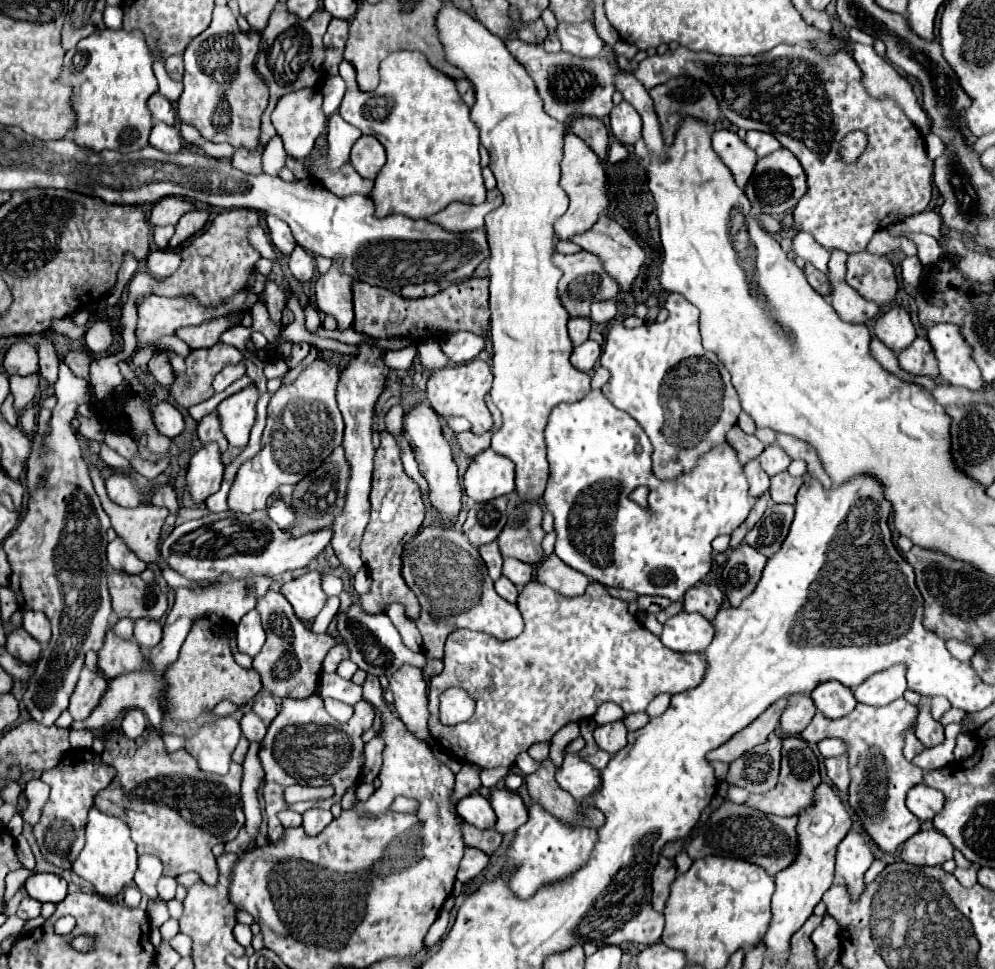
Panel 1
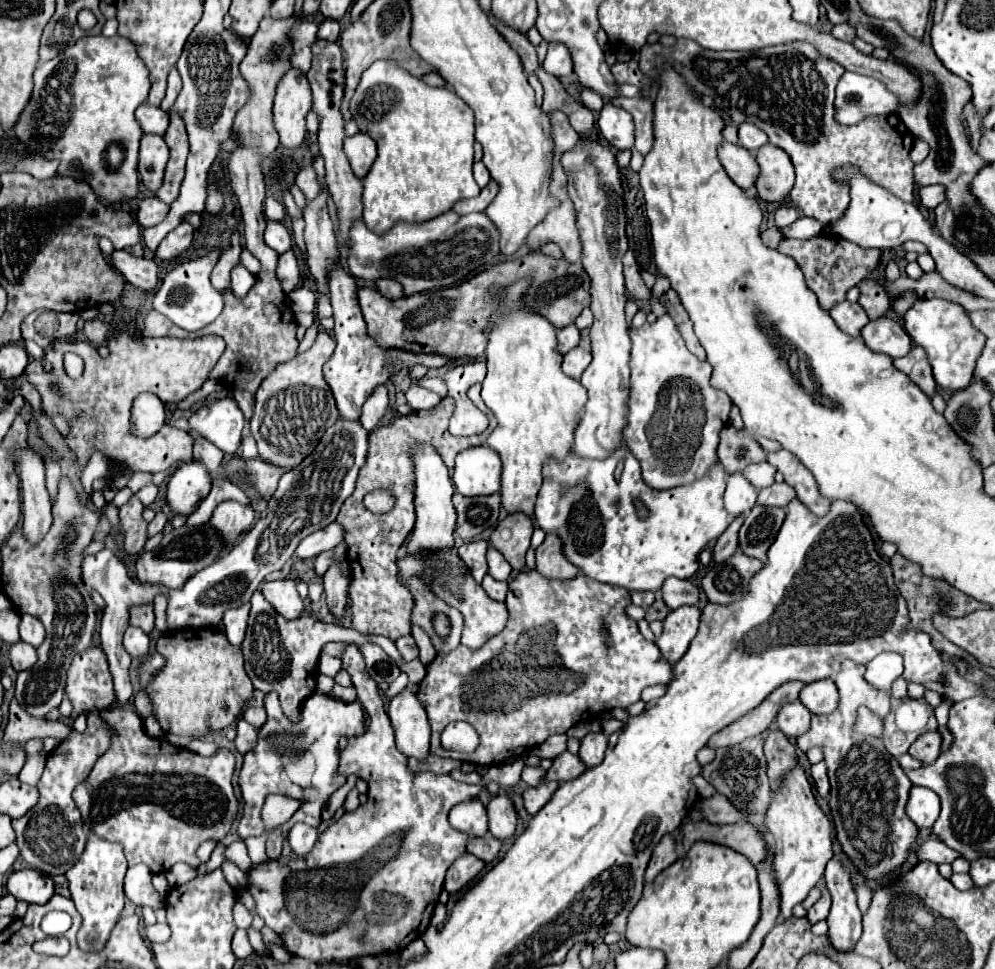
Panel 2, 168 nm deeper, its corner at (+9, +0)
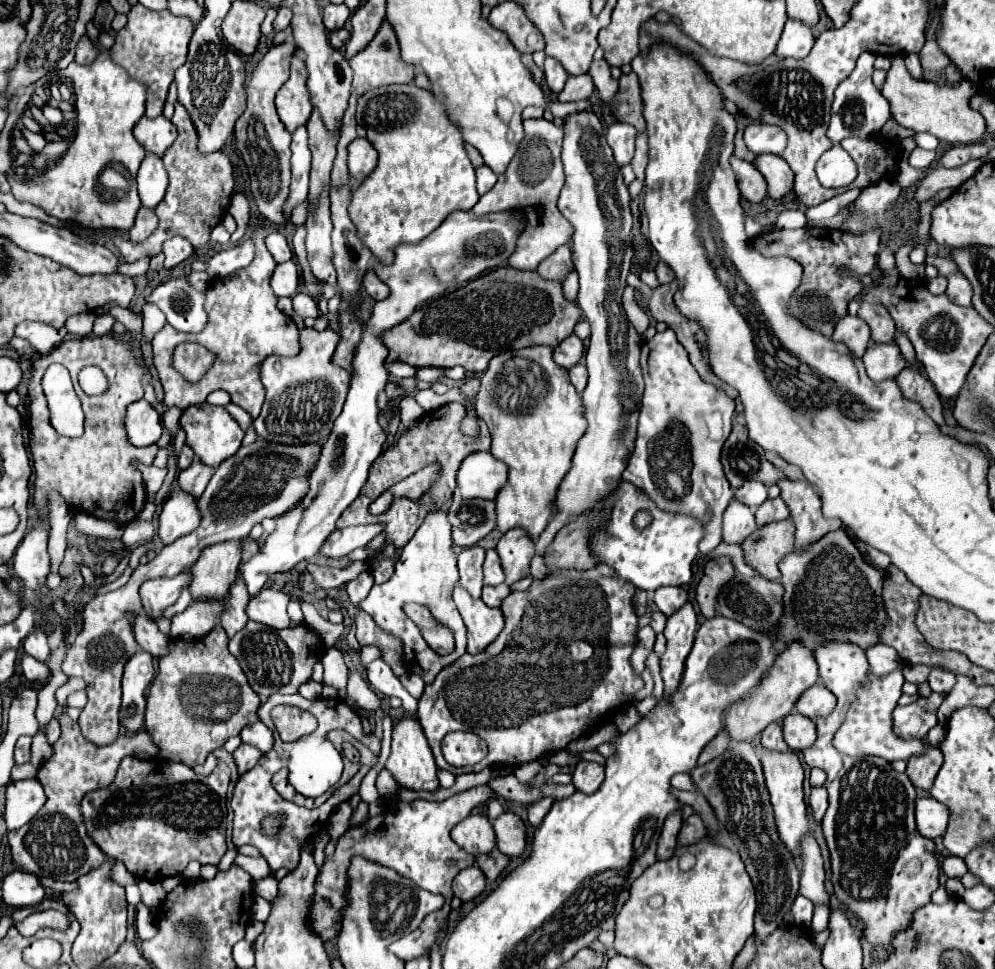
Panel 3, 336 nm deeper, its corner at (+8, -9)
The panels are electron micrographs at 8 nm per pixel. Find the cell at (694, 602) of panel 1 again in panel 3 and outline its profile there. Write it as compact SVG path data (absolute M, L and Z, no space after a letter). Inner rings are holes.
M660 587L654 593L654 603L664 615L672 615L688 601L688 593L682 587Z

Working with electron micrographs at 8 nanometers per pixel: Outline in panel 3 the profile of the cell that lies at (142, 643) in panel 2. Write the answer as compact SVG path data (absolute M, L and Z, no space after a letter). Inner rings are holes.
M138 651L126 663L122 677L122 707L120 707L120 725L124 733L136 733L144 727L144 709L146 709L146 689L154 679L152 657L146 651Z

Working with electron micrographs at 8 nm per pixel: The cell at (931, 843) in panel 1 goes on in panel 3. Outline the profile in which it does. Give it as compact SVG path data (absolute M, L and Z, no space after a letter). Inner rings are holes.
M950 855L950 857L946 857L944 863L942 863L942 871L944 871L948 877L956 877L956 879L960 879L960 877L968 871L968 867L966 867L964 859Z

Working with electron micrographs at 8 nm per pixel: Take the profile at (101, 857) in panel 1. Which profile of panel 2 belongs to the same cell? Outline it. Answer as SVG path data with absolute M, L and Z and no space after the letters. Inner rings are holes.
M91 830L87 836L85 850L77 864L67 870L69 880L69 892L71 900L77 906L77 912L83 916L83 926L79 930L79 948L85 952L101 950L123 910L123 876L127 872L127 860L123 854L123 848L117 842L107 842L103 838L97 838L97 834Z

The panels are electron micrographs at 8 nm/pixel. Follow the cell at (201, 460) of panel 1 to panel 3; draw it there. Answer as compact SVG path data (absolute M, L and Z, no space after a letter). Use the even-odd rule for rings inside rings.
M174 489L172 495L166 499L158 521L158 537L164 545L174 543L178 537L192 533L200 525L196 499L180 489Z

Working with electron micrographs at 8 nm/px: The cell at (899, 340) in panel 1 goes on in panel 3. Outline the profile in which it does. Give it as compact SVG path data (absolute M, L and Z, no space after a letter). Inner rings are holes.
M870 345L862 361L868 377L876 383L896 379L896 375L906 367L906 361L896 345Z

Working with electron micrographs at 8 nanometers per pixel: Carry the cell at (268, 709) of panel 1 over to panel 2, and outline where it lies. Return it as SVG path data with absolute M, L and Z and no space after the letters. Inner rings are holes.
M249 706L245 712L243 712L243 718L253 724L255 728L261 728L267 720L267 712L261 708L261 706Z

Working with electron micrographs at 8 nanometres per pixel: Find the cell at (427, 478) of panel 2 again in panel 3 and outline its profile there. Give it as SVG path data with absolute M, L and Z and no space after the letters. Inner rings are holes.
M436 509L432 513L428 513L426 521L420 525L420 529L414 533L414 537L410 539L410 543L402 549L400 561L396 563L394 575L380 585L374 585L368 593L368 597L364 597L358 607L368 613L374 623L384 629L384 633L396 637L398 641L402 641L402 651L404 651L404 665L410 673L420 675L424 679L424 683L432 683L436 679L436 675L448 667L450 663L454 663L458 657L462 657L466 653L466 627L464 621L456 609L456 605L452 603L452 591L458 585L458 569L456 569L456 553L452 551L452 537L450 537L450 523L448 523L448 515L442 509ZM406 603L420 603L424 607L428 607L428 611L432 613L432 617L448 627L454 633L454 651L448 655L438 655L422 637L420 627L404 613L404 605Z

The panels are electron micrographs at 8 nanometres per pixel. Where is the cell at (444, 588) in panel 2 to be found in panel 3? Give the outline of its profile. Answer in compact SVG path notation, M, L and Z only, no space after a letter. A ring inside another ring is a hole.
M462 587L454 589L454 603L468 627L468 653L482 653L504 627L502 611L484 605L482 599L472 599Z

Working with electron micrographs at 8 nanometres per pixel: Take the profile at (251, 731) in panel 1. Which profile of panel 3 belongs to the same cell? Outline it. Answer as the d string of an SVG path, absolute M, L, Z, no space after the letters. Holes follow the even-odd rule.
M242 743L232 755L234 755L234 763L236 763L240 775L242 775L244 771L252 769L252 767L258 763L258 759L262 757L262 753L260 753L256 747L248 745L248 743Z

